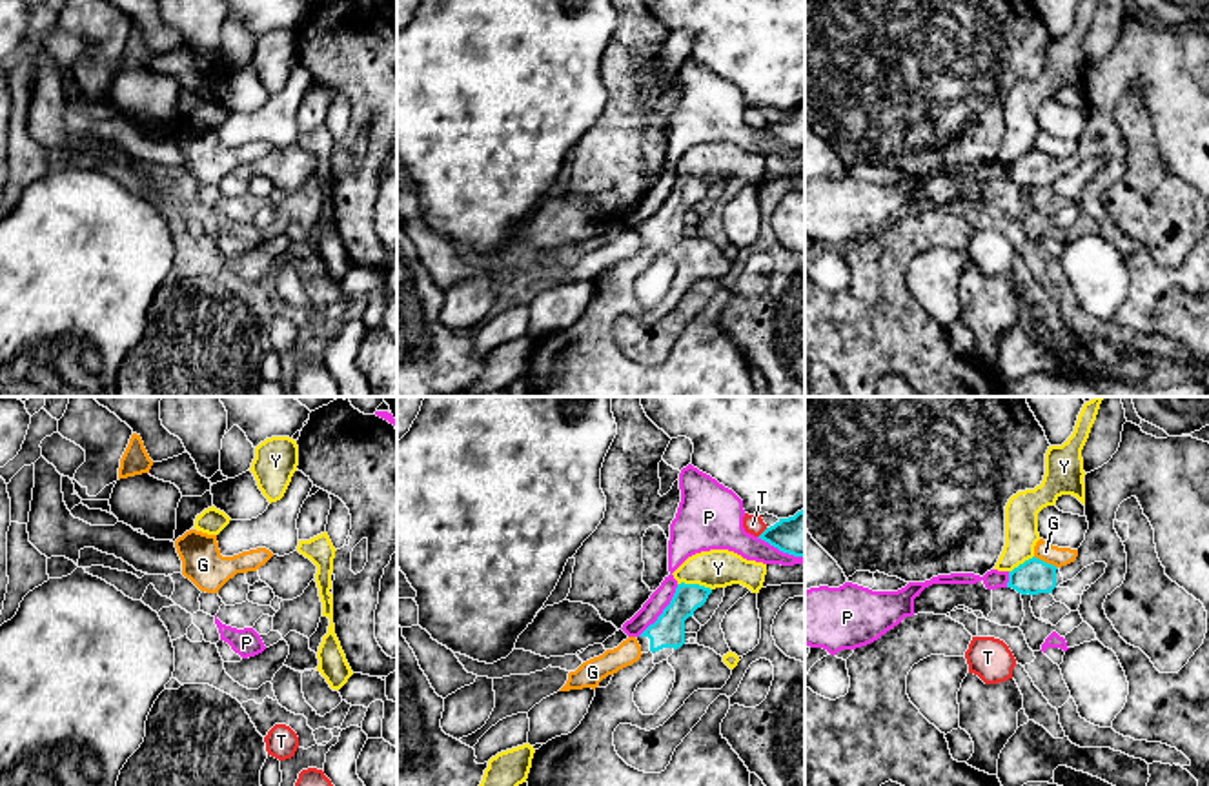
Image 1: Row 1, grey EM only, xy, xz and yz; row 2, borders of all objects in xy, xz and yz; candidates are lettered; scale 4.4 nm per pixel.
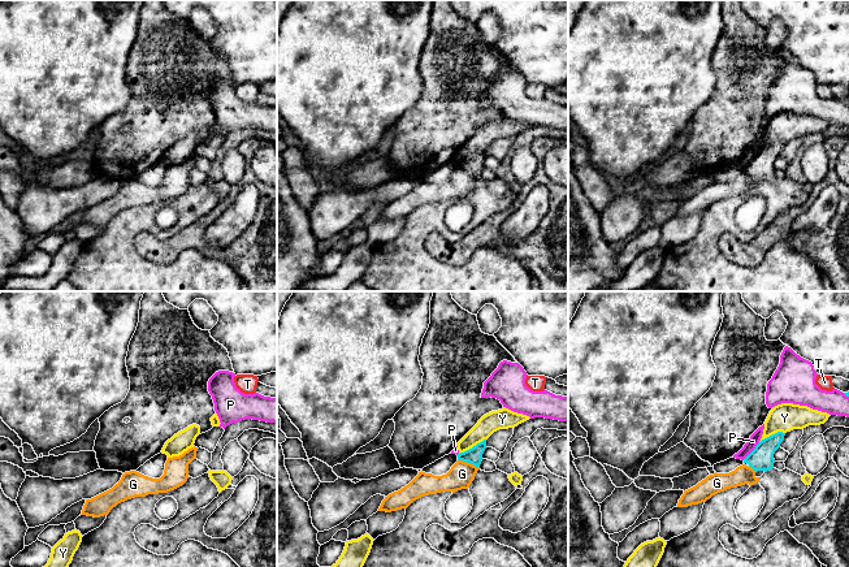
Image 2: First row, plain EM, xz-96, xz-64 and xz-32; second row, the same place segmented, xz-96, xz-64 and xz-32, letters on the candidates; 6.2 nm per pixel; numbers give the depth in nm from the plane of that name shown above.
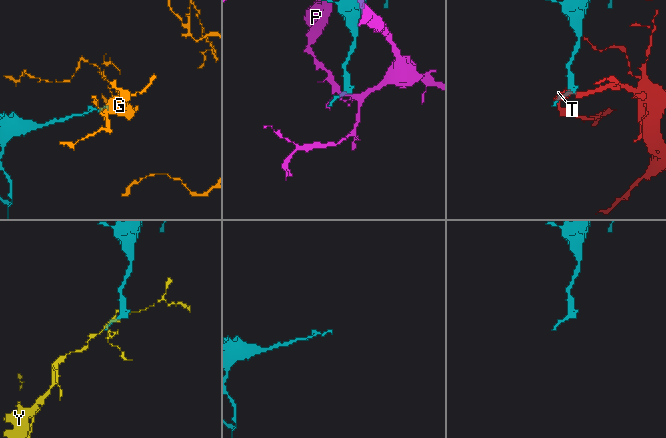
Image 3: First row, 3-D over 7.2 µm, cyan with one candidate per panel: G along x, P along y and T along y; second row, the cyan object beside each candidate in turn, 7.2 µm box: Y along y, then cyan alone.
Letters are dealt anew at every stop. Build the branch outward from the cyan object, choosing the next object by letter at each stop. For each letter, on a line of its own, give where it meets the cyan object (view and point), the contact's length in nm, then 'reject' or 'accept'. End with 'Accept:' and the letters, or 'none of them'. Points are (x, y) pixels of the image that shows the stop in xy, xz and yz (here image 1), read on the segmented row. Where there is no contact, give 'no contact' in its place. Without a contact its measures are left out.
G: yz (1046, 563) | 120 nm | reject
P: xz (663, 612) | 300 nm | reject
T: xz (761, 534) | 60 nm | reject
Y: xz (694, 584) | 160 nm | reject
Accept: none of them

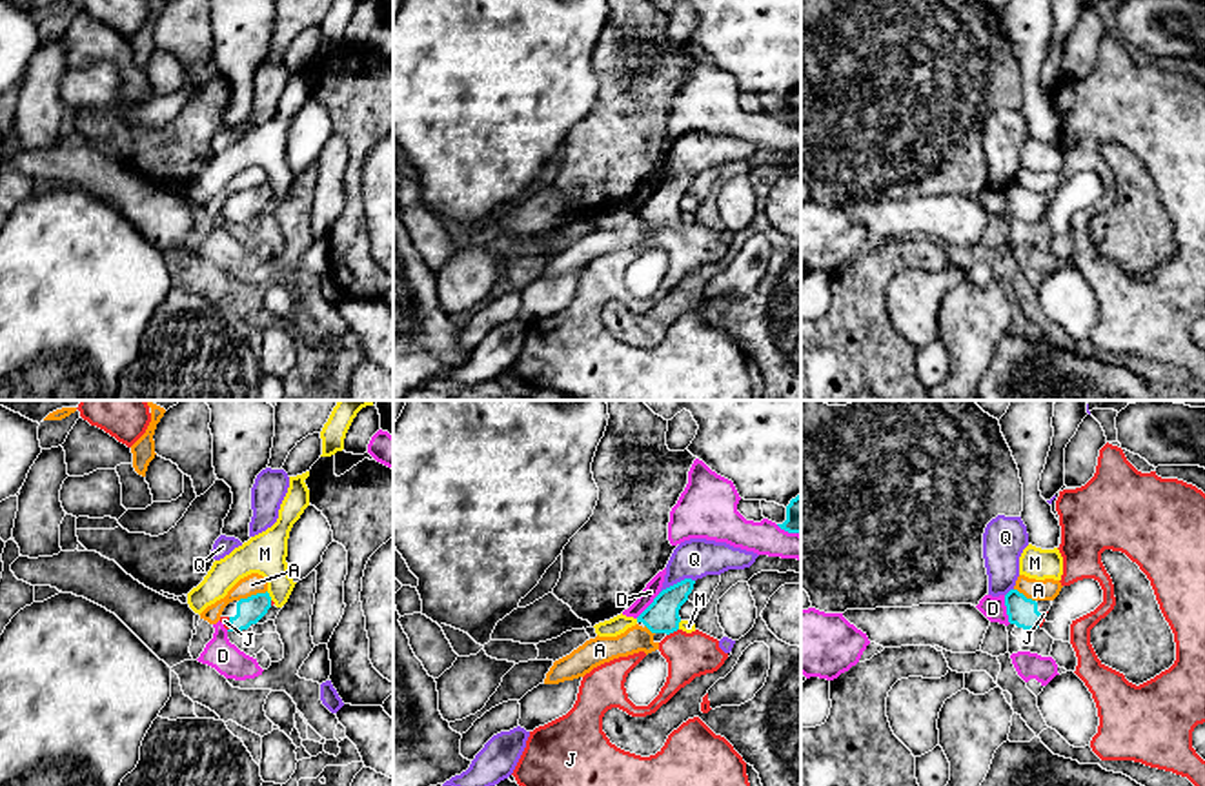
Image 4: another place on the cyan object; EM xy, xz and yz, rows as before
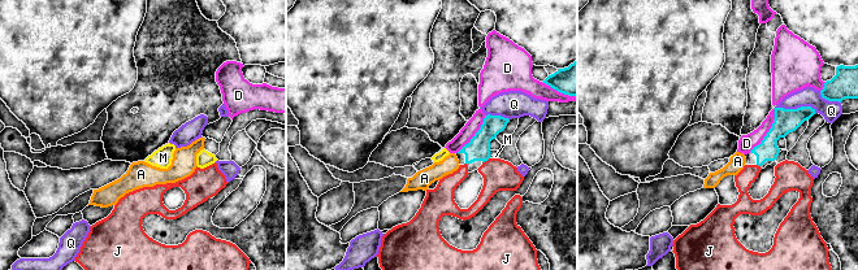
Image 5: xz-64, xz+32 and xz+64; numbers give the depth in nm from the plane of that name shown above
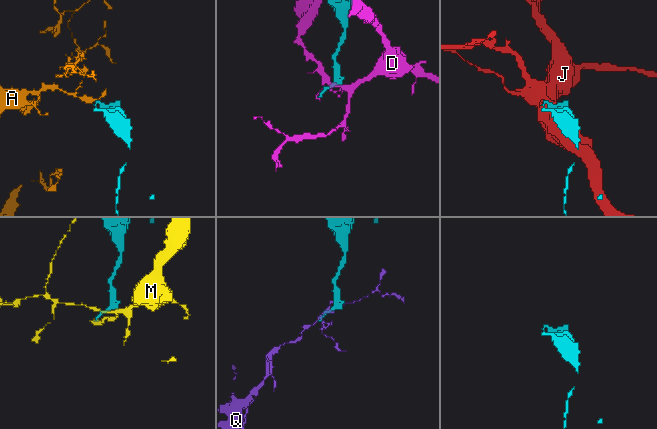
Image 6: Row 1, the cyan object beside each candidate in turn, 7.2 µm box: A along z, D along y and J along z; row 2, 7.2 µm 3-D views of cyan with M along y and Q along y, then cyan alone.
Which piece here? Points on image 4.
A: xy (252, 595) | 140 nm | reject
D: yz (1007, 610) | 130 nm | reject
J: xz (672, 632) | 70 nm | accept
M: xy (268, 595) | 50 nm | reject
Q: xz (678, 583) | 170 nm | reject
Accept: J

